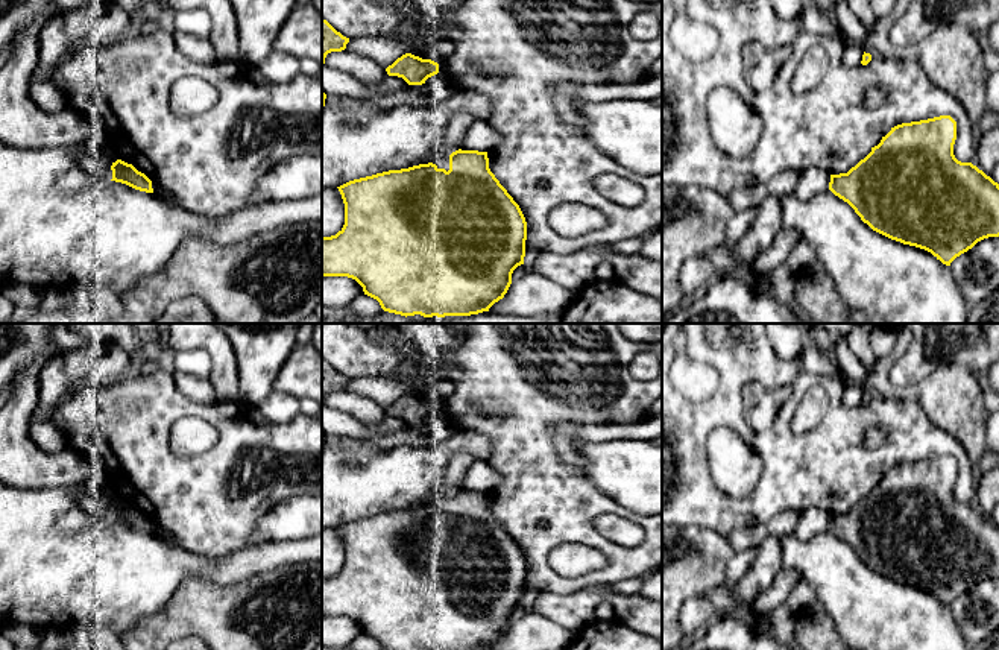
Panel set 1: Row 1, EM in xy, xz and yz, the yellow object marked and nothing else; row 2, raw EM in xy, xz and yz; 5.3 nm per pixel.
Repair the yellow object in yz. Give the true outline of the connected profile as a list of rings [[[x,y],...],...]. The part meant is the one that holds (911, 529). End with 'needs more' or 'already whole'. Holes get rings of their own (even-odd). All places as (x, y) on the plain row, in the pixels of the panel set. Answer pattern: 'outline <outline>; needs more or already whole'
outline [[[950,456],[897,465],[847,513],[830,515],[829,530],[847,542],[873,571],[925,589],[950,606],[978,582],[999,577],[999,524],[972,503],[958,501],[953,495],[955,480],[956,462]]]; already whole

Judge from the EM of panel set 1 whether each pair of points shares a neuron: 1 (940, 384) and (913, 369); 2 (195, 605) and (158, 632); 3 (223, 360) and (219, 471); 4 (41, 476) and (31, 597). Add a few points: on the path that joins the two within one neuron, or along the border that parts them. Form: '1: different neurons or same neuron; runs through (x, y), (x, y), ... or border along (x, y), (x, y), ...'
1: different neurons; border along (960, 363), (943, 365), (904, 389)
2: same neuron; runs through (185, 614), (167, 626)
3: different neurons; border along (237, 398), (217, 401)
4: different neurons; border along (75, 483), (55, 488), (15, 488)

